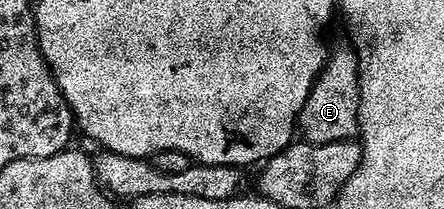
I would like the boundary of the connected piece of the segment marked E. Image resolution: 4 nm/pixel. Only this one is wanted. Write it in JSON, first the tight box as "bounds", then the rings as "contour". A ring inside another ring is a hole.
{"bounds":[298,46,360,144],"contour":[[[345,46],[329,55],[320,72],[320,77],[314,82],[310,94],[306,98],[306,106],[302,106],[298,121],[298,132],[307,143],[329,144],[339,140],[350,140],[357,135],[360,126],[360,61],[351,47]]]}

